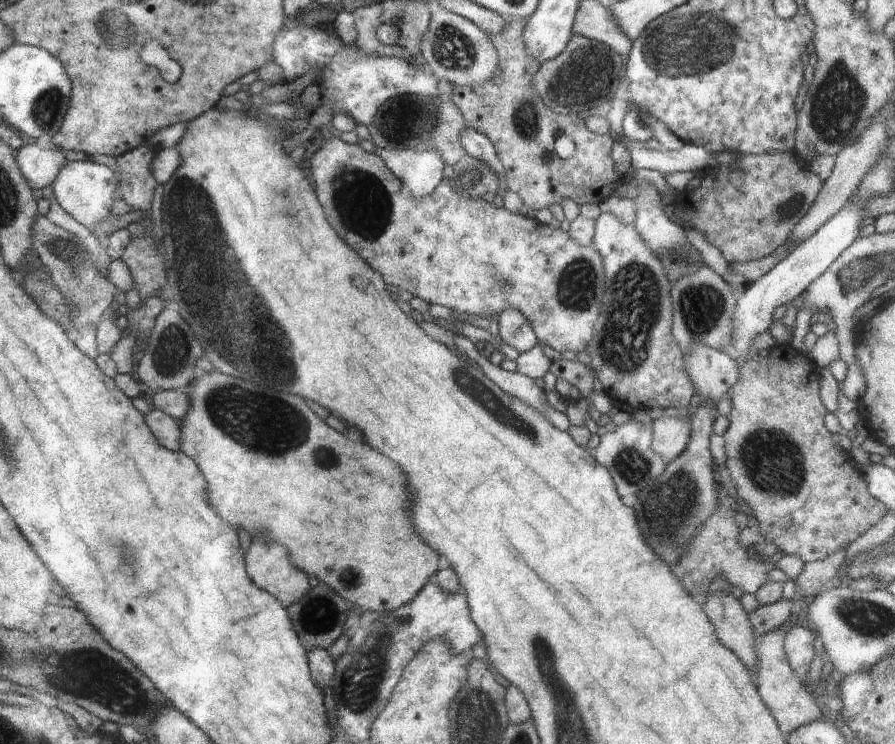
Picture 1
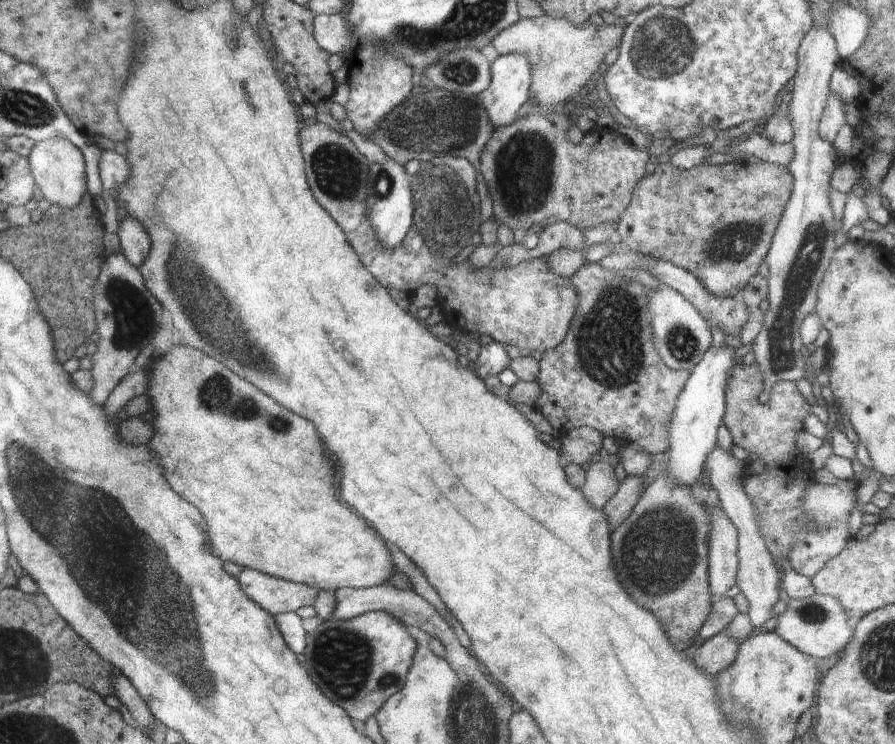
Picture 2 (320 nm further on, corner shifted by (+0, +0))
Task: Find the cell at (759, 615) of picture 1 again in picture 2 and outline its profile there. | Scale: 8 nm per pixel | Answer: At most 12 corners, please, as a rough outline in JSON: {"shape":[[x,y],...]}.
{"shape":[[726,631],[704,641],[693,663],[705,675],[732,664],[740,641]]}

